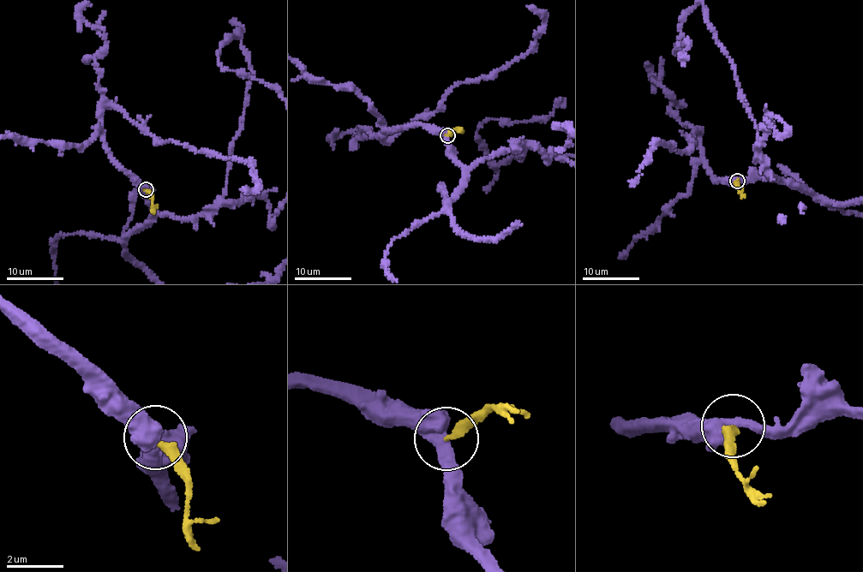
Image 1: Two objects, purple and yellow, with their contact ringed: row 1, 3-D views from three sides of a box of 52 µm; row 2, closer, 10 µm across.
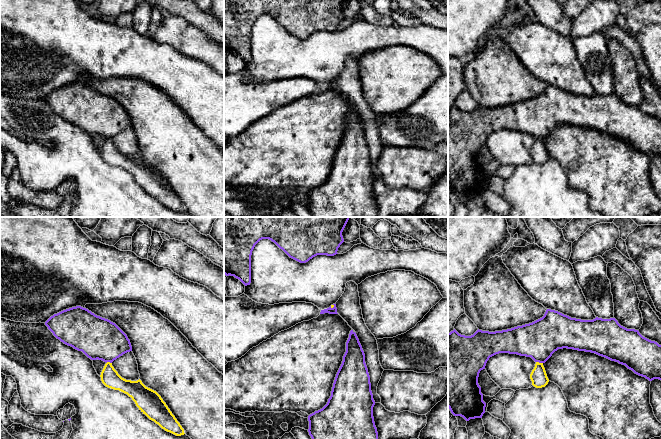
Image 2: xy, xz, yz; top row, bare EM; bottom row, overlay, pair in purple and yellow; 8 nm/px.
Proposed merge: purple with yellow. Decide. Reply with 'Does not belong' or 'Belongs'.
Does not belong

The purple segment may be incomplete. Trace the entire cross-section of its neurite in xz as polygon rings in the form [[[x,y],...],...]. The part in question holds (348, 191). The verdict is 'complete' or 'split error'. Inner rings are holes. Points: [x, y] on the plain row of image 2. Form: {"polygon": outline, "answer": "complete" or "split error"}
{"polygon": [[[351,106],[327,180],[308,192],[313,217],[378,217],[365,130]]], "answer": "complete"}

